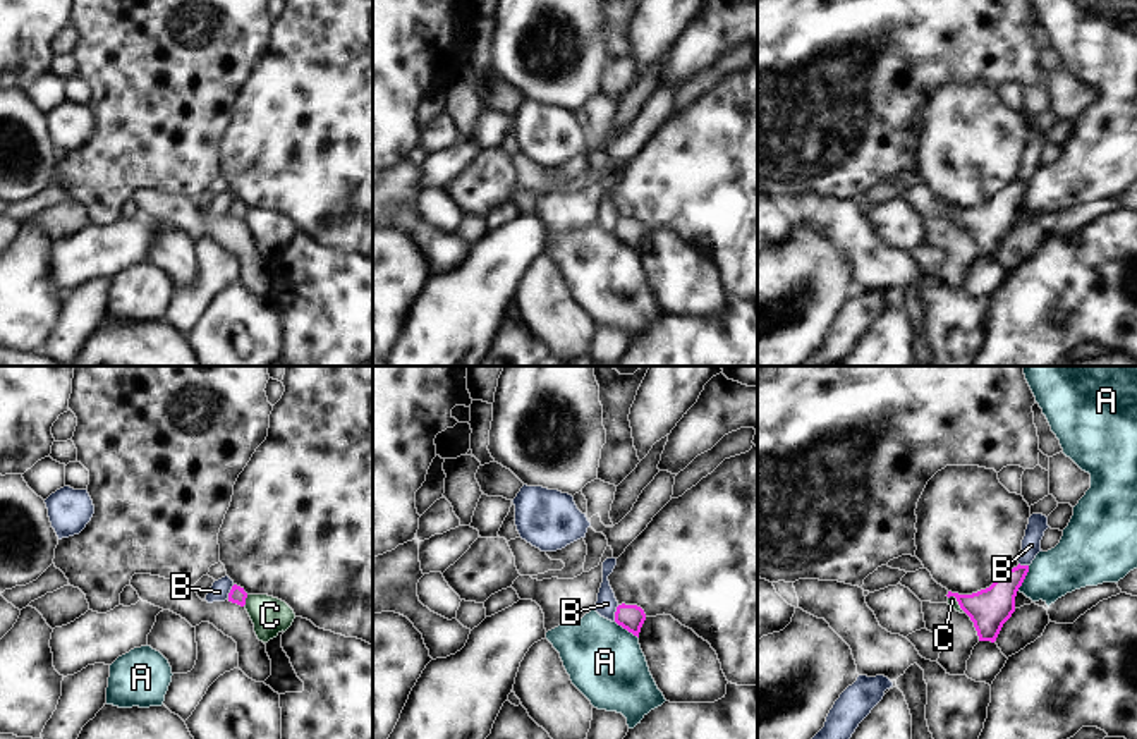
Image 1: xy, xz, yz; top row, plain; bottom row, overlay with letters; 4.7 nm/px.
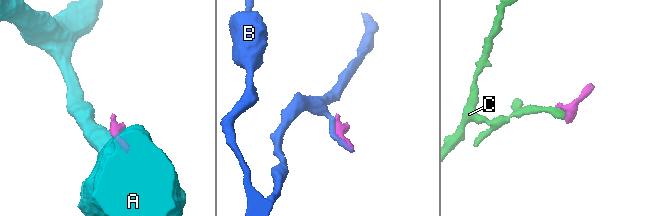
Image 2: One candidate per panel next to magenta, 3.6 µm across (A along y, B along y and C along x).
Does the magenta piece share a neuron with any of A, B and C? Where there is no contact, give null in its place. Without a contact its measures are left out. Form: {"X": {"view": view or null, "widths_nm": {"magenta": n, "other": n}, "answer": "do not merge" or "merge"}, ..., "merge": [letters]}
{"A": {"view": "yz", "widths_nm": {"magenta": 190, "other": 240}, "answer": "do not merge"}, "B": {"view": "xz", "widths_nm": {"magenta": 120, "other": 100}, "answer": "do not merge"}, "C": {"view": "xy", "widths_nm": {"magenta": 80, "other": 180}, "answer": "do not merge"}, "merge": []}

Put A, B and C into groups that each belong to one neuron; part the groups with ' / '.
A / B / C

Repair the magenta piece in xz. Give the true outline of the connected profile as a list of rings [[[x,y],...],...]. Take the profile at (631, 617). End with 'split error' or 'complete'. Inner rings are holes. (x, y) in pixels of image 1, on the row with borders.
[[[618,605],[615,612],[615,622],[639,638],[641,627],[646,620],[646,614],[637,605]]] | complete

